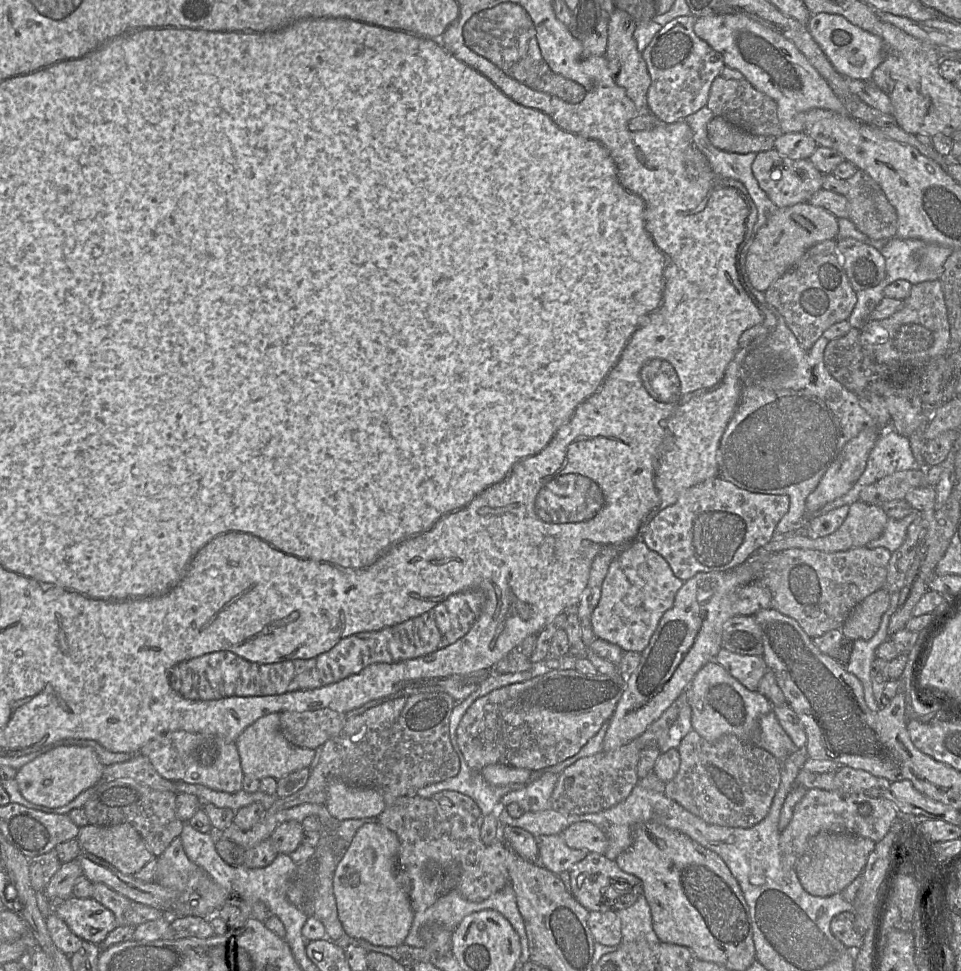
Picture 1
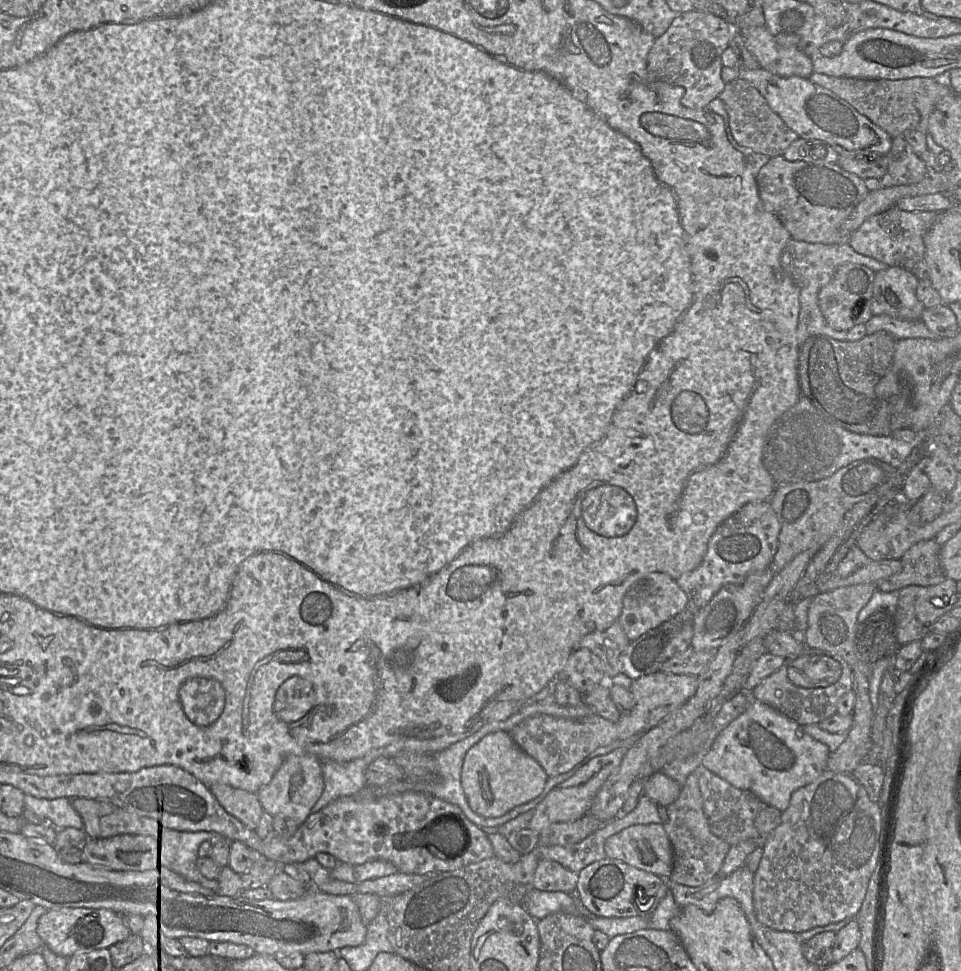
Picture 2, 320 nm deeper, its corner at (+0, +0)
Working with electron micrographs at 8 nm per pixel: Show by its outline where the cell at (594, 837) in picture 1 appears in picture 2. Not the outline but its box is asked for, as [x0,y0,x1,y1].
[604,823,673,879]

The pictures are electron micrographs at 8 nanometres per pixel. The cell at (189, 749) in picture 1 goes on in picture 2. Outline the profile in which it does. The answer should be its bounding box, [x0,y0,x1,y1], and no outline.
[208,784,265,829]

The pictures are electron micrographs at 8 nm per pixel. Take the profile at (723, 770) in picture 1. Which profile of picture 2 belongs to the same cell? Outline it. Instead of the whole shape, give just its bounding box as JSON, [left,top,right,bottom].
[663,771,731,886]

